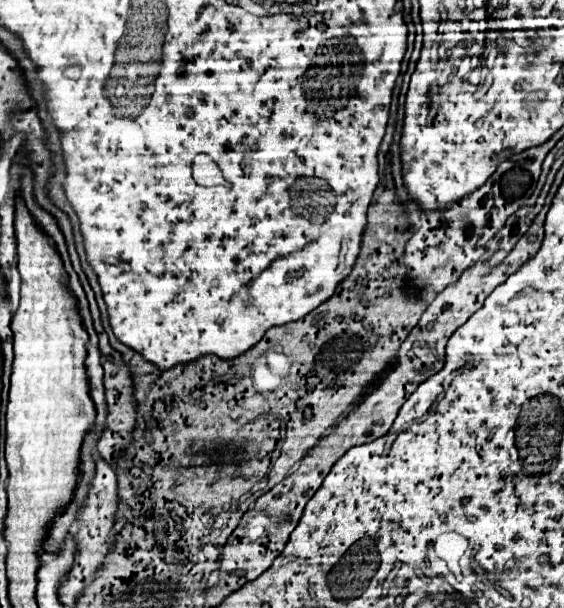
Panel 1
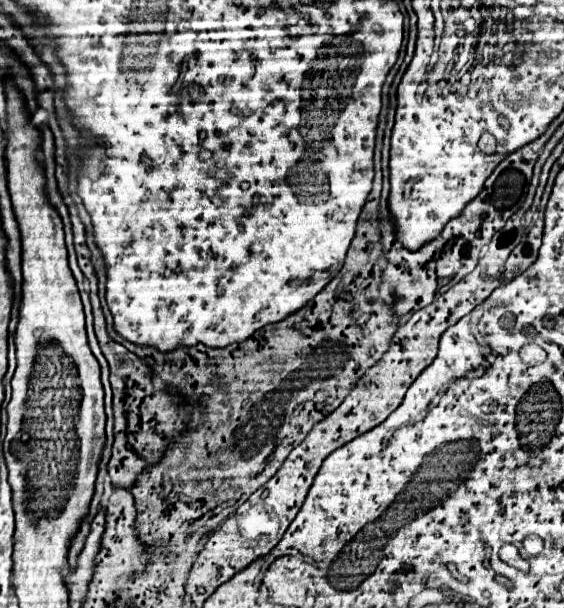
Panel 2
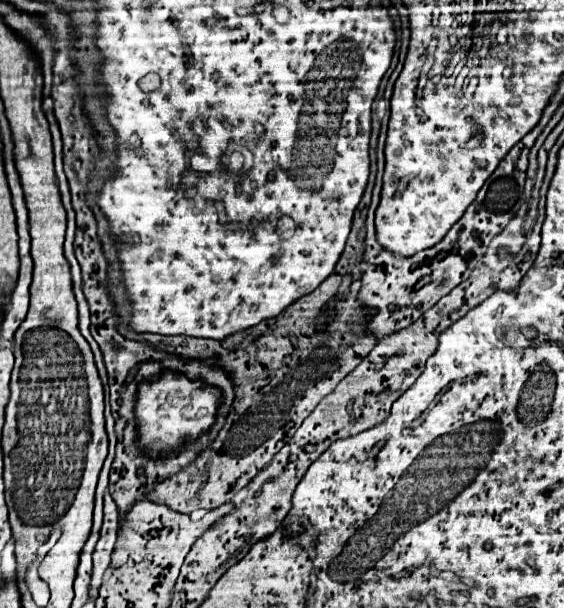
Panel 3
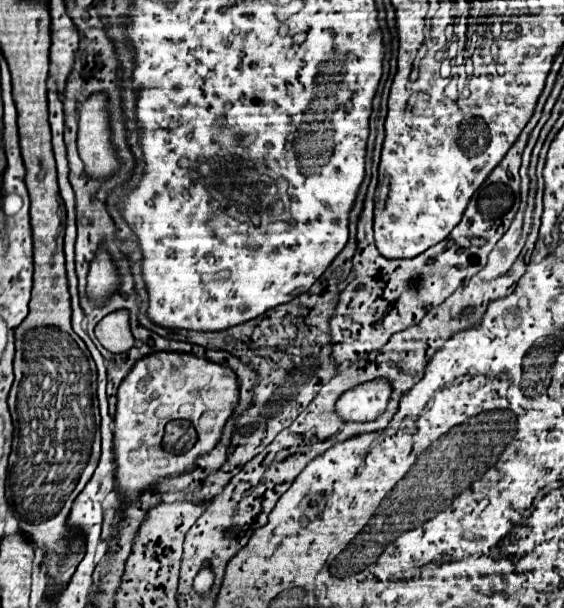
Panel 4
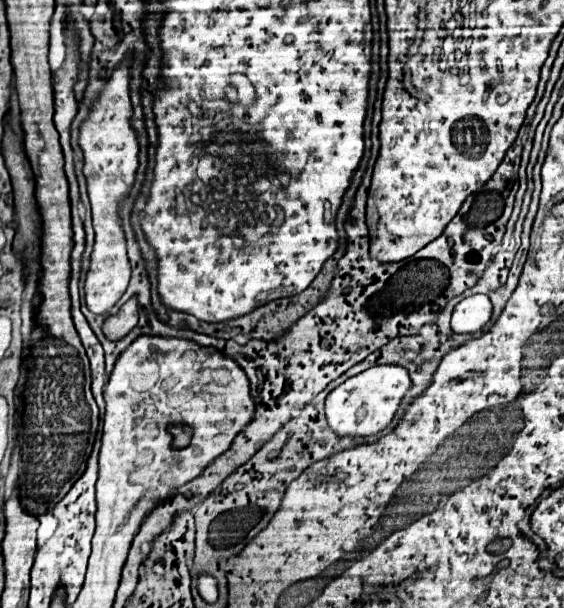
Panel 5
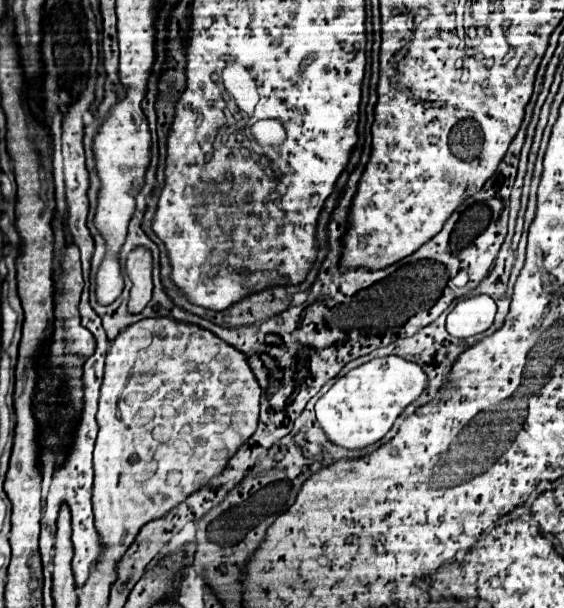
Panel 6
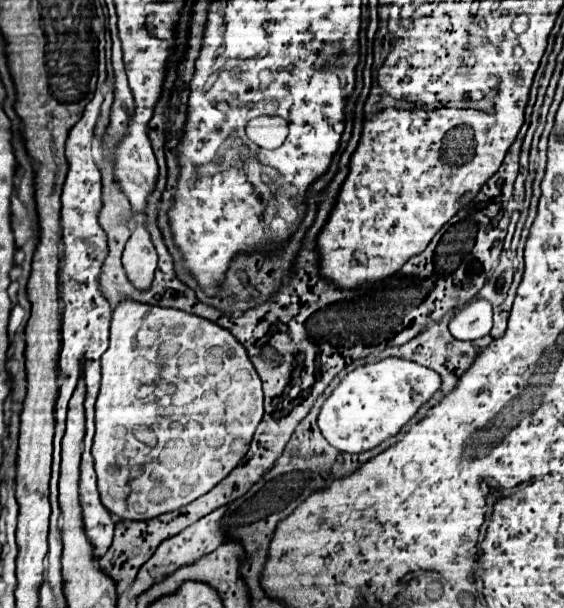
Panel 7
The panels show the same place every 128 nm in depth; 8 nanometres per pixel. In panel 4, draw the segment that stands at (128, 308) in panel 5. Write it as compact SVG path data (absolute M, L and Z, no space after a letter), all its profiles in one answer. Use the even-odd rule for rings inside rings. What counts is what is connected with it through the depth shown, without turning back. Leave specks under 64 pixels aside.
M120 310L120 312L112 312L108 314L94 330L98 342L110 350L112 354L122 354L128 352L134 344L132 334L130 334L130 326L128 326L128 312Z

